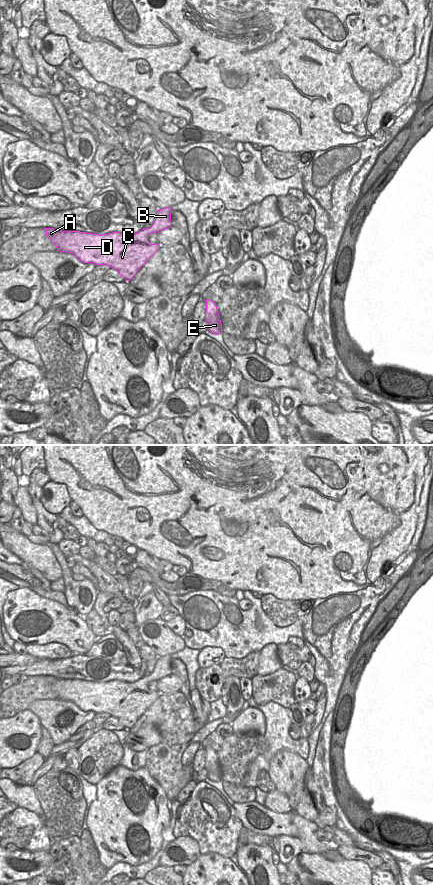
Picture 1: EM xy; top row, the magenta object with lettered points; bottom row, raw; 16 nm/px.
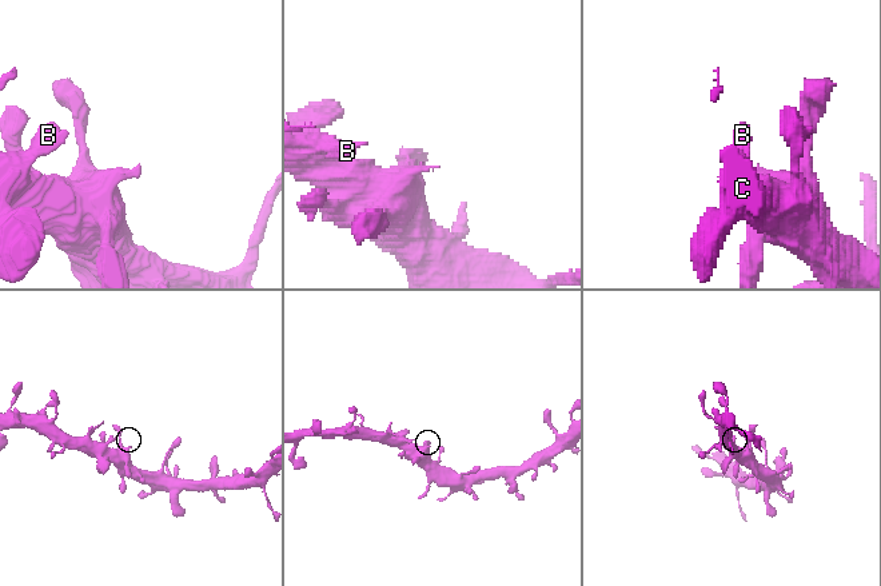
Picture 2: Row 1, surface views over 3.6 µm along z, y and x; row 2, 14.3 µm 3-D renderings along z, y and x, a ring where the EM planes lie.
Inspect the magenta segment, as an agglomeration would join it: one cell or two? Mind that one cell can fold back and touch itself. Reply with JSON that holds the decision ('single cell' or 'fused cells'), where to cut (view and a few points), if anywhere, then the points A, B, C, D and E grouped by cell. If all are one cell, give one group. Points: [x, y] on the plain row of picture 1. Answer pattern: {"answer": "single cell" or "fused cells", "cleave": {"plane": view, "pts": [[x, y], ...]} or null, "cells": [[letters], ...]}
{"answer": "single cell", "cleave": null, "cells": [["A", "B", "C", "D", "E"]]}

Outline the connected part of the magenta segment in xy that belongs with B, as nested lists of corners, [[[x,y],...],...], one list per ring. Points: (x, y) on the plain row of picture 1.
[[[170,655],[159,657],[151,676],[143,676],[132,683],[119,680],[100,683],[54,676],[44,678],[57,699],[72,701],[82,711],[108,713],[125,729],[130,729],[160,697],[159,692],[148,689],[148,683],[171,675],[171,661]]]

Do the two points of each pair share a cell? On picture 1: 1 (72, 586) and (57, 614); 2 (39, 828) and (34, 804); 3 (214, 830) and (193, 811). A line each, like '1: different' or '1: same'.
1: different
2: different
3: same

